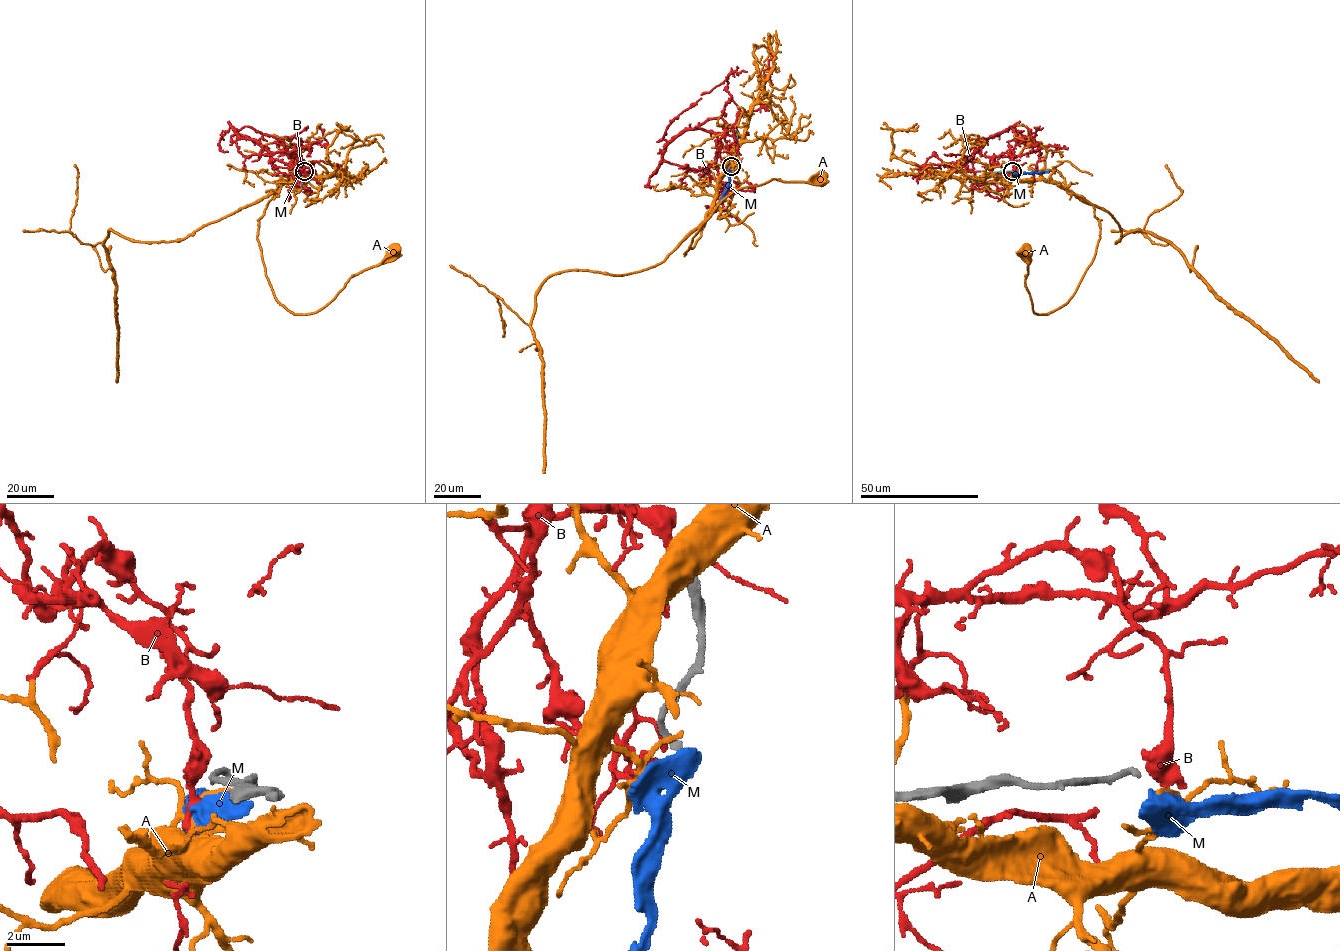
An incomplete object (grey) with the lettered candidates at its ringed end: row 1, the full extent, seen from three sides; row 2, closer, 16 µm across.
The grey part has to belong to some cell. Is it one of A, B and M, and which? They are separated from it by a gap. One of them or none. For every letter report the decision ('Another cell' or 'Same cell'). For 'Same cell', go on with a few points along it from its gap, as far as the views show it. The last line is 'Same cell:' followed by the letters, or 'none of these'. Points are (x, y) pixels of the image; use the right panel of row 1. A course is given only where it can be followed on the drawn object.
A: Another cell
B: Another cell
M: Another cell
Same cell: none of these

